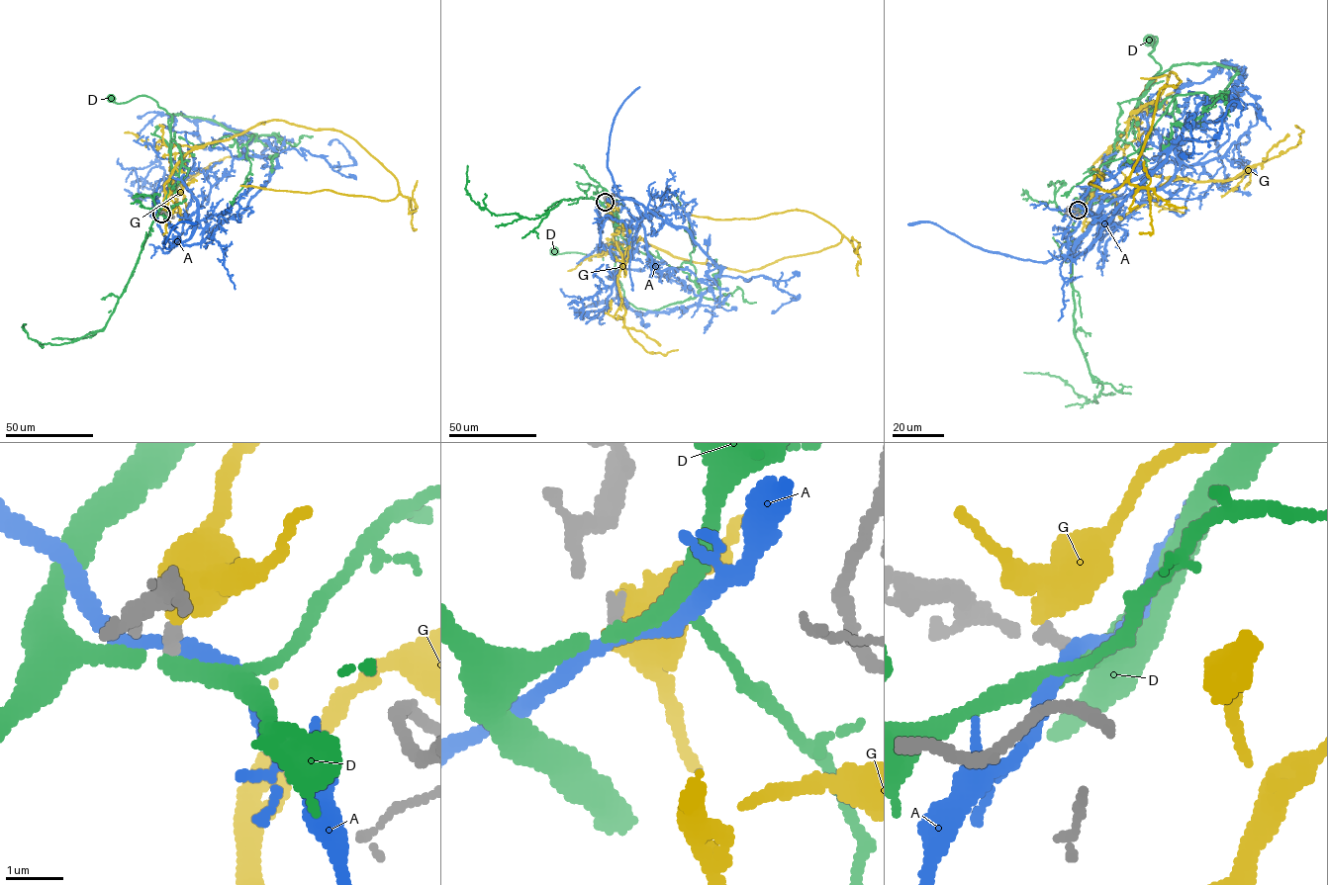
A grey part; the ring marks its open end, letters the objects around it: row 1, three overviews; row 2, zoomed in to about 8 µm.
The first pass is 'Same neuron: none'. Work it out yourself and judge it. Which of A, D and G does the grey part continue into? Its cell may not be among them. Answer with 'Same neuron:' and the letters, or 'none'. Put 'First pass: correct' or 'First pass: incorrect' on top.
First pass: correct
Same neuron: none

